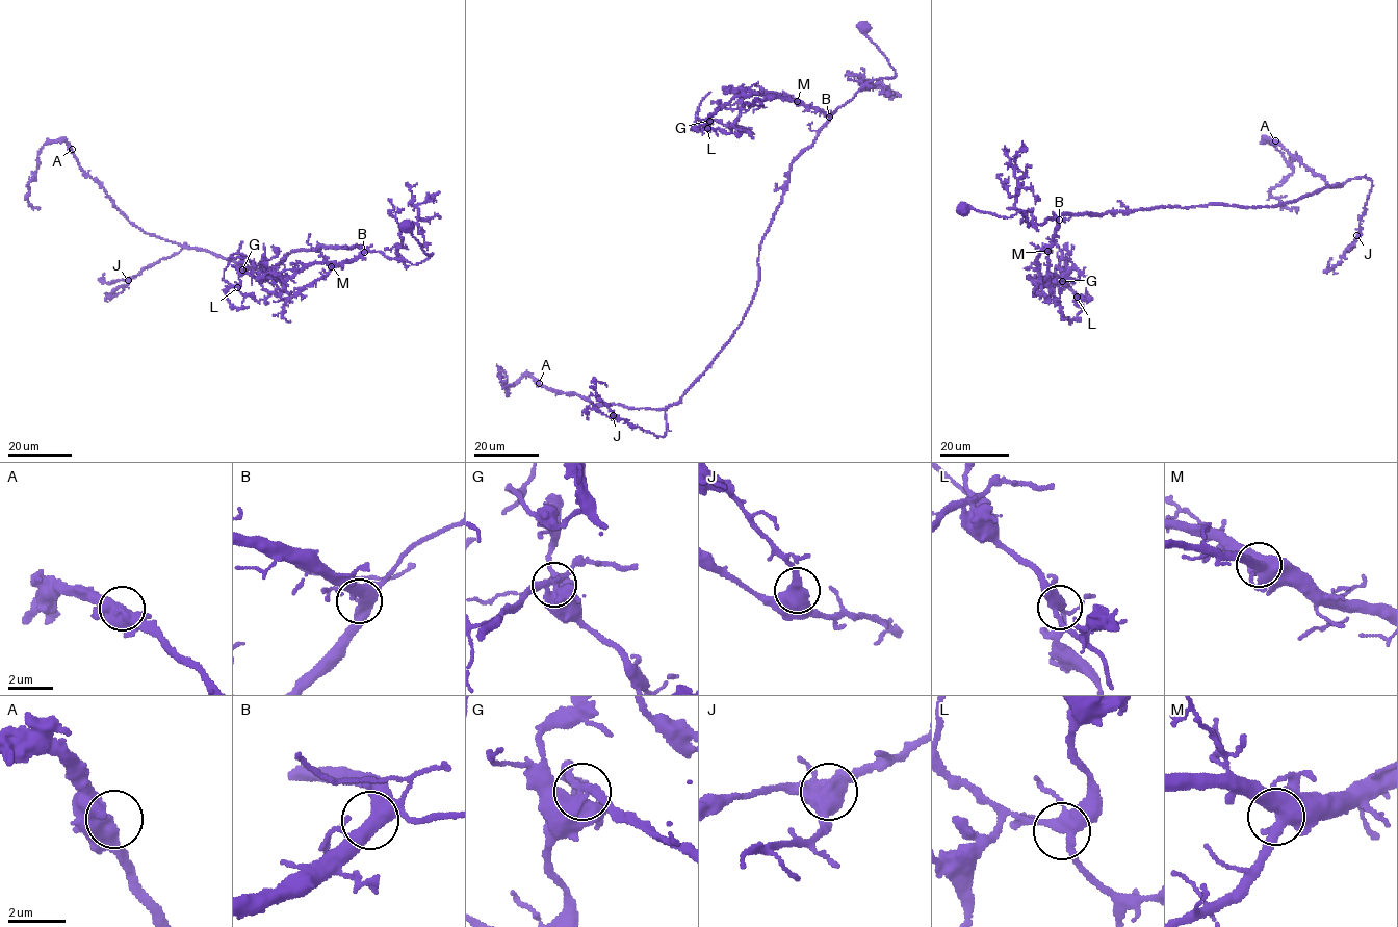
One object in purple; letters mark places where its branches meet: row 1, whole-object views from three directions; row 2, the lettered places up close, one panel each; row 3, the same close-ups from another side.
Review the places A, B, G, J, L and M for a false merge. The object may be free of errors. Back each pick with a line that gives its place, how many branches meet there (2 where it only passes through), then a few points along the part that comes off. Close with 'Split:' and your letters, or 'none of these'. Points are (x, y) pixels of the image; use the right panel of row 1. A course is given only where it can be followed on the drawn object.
G: (1062, 281) | 5 | (1063, 281), (1077, 297), (1056, 273), (1056, 265), (1070, 272), (1051, 277)
Split: G

